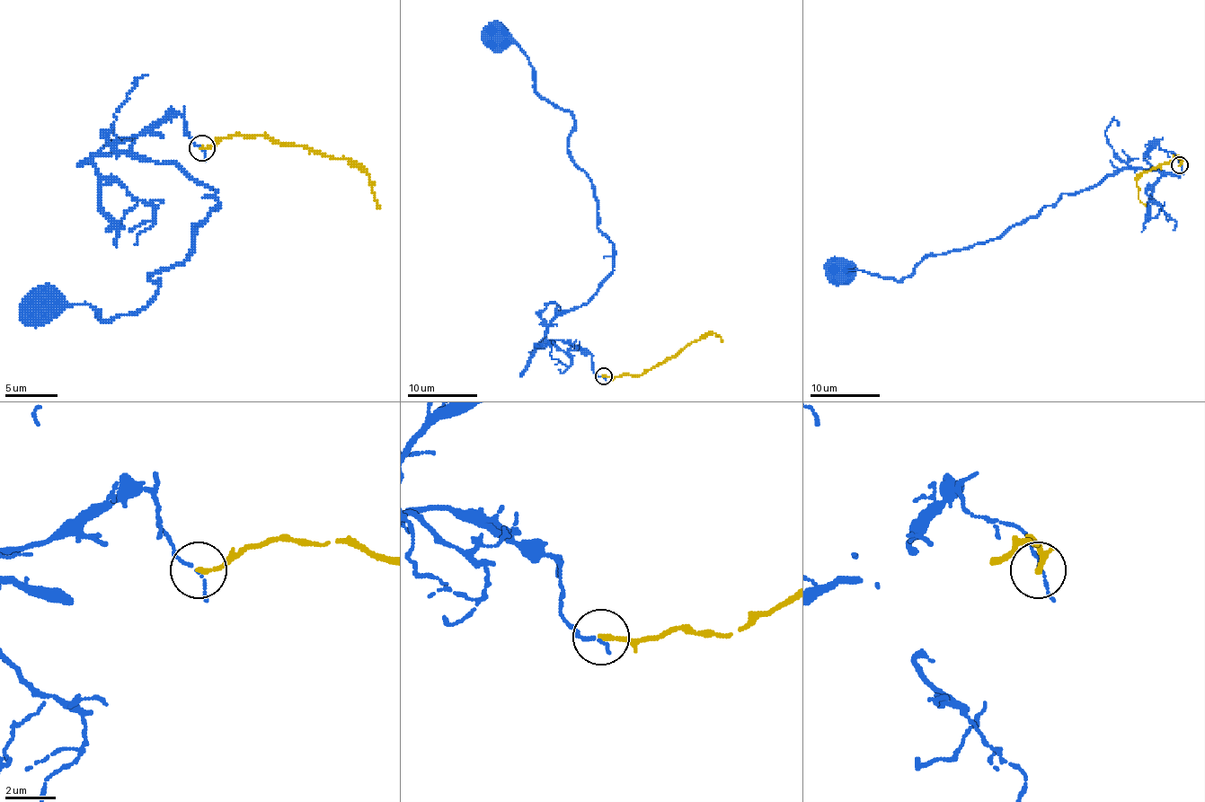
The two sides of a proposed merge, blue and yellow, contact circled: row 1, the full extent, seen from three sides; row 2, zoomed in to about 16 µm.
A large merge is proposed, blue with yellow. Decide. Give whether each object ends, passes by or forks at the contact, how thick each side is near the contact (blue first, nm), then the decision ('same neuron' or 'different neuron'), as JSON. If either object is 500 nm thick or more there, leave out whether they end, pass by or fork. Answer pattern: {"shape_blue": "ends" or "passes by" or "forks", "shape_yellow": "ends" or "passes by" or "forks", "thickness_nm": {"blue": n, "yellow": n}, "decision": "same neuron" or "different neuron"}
{"shape_blue": "passes by", "shape_yellow": "ends", "thickness_nm": {"blue": 90, "yellow": 190}, "decision": "different neuron"}

